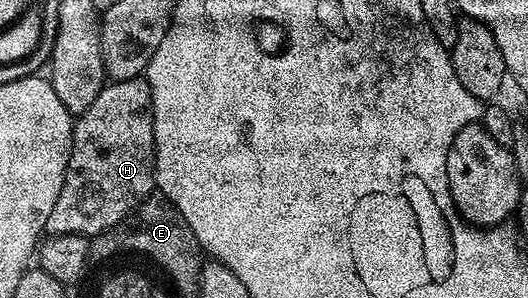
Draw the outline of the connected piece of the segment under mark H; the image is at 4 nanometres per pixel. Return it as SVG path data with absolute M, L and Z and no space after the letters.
M146 77L138 78L121 78L112 81L110 84L104 85L102 92L97 96L97 100L93 100L93 104L89 104L89 108L85 108L83 114L78 115L74 119L73 129L71 131L71 151L69 152L69 164L65 172L65 180L61 184L61 196L57 196L57 204L53 204L53 212L49 212L49 220L47 221L46 233L52 234L82 234L89 236L92 230L96 230L99 234L103 230L113 229L127 213L128 209L134 208L137 204L141 204L150 198L156 189L156 184L150 180L151 170L151 130L150 118L153 117L151 111L151 89L147 83Z

